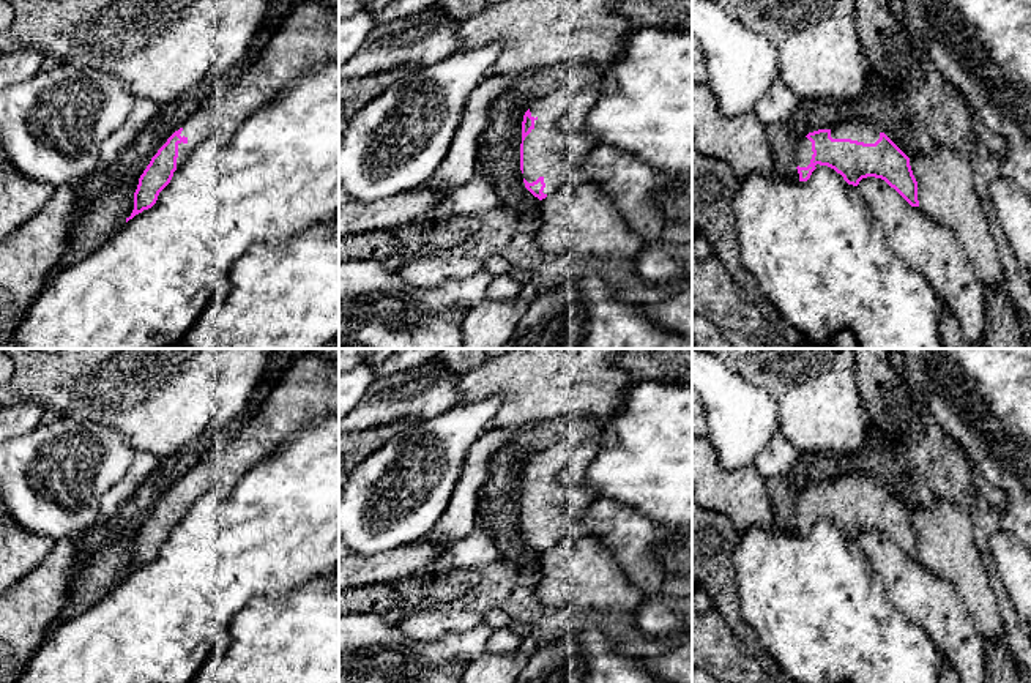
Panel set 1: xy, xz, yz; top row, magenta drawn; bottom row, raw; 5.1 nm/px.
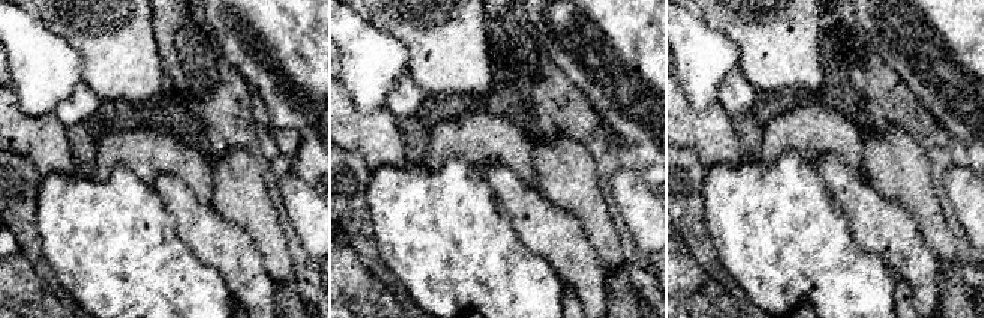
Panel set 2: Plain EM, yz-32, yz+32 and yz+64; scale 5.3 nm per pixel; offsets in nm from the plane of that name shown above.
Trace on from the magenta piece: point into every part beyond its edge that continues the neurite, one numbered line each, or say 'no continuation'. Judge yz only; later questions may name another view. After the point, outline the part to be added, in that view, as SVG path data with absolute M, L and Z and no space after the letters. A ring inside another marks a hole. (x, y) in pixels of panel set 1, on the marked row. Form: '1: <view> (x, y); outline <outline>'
1: yz (866, 133); outline M847 121L847 123L837 123L831 129L831 137L851 139L864 144L875 144L880 139L880 131L877 126L870 123Z

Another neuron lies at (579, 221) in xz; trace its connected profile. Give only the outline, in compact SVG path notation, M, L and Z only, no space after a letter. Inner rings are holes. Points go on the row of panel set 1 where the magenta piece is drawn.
M569 181L539 203L541 229L534 235L544 254L563 256L571 262L632 262L648 246L615 208L610 194L594 183Z

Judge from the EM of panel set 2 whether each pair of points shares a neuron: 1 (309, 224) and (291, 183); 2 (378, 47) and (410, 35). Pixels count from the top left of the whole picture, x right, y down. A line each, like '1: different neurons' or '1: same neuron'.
1: same neuron
2: different neurons

